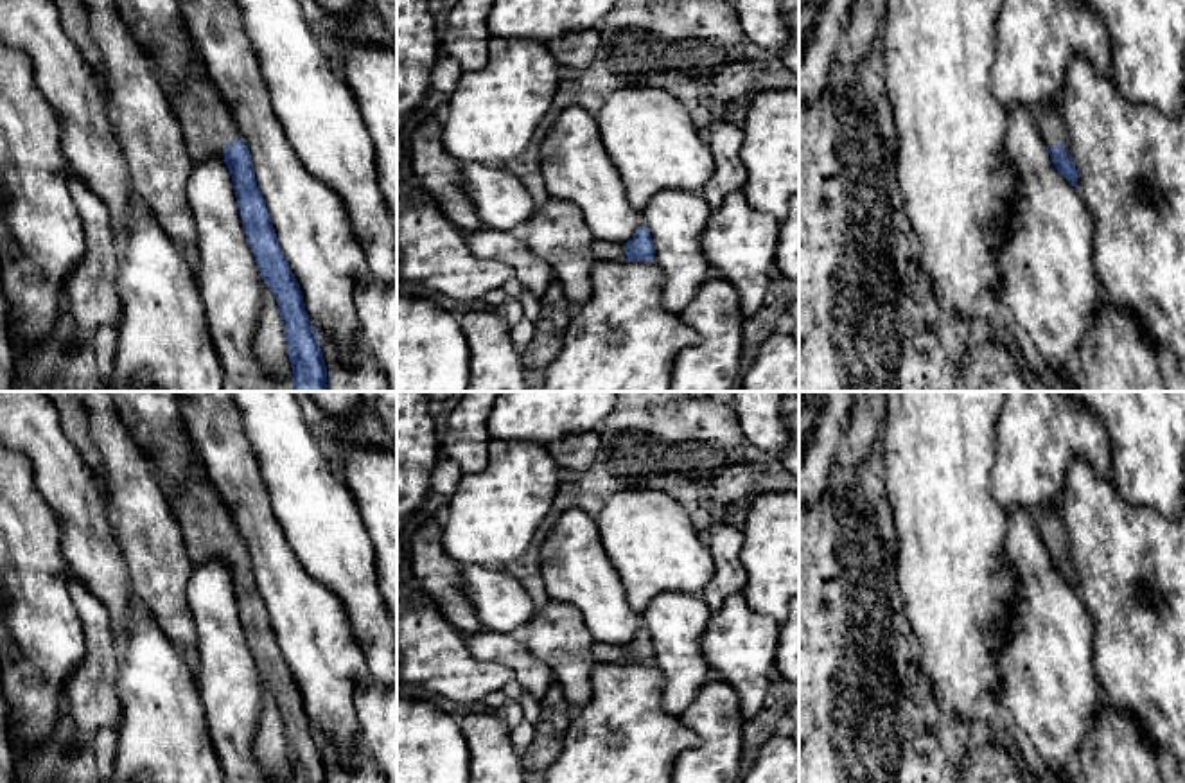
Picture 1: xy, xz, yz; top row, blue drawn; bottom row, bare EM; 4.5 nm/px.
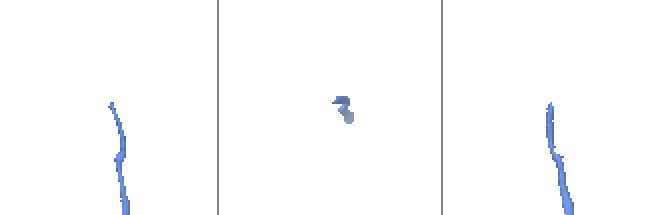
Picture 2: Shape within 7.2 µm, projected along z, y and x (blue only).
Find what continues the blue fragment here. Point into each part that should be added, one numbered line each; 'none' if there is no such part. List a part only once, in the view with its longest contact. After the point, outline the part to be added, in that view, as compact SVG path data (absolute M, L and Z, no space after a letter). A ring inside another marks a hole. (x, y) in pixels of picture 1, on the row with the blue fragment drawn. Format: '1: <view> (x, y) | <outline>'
1: yz (1051, 124) | M1049 104L1036 113L1036 124L1041 133L1041 138L1047 145L1056 145L1065 142L1066 147L1063 154L1072 156L1072 145L1068 140L1068 129L1065 126L1059 106Z

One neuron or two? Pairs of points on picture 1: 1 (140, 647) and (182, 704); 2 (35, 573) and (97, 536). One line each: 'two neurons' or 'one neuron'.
1: one neuron
2: two neurons

